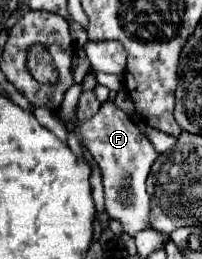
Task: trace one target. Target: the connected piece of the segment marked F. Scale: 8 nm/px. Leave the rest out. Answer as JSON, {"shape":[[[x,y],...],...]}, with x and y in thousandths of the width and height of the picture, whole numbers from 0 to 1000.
{"shape":[[[554,382],[515,390],[495,429],[436,467],[376,467],[376,498],[436,568],[455,614],[485,629],[505,668],[515,761],[525,761],[525,822],[545,846],[594,853],[614,900],[663,915],[673,900],[743,876],[733,815],[743,761],[723,737],[723,683],[743,668],[752,629],[782,606],[782,583],[723,537],[723,521],[673,490],[673,475],[564,405]]]}

